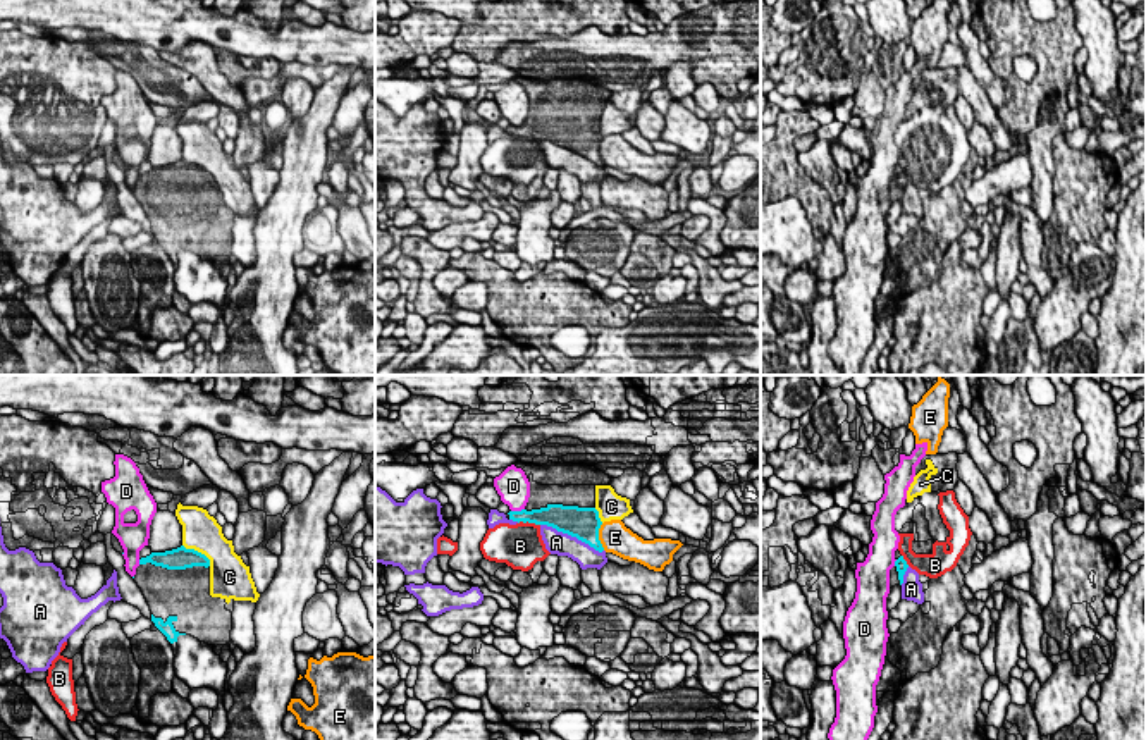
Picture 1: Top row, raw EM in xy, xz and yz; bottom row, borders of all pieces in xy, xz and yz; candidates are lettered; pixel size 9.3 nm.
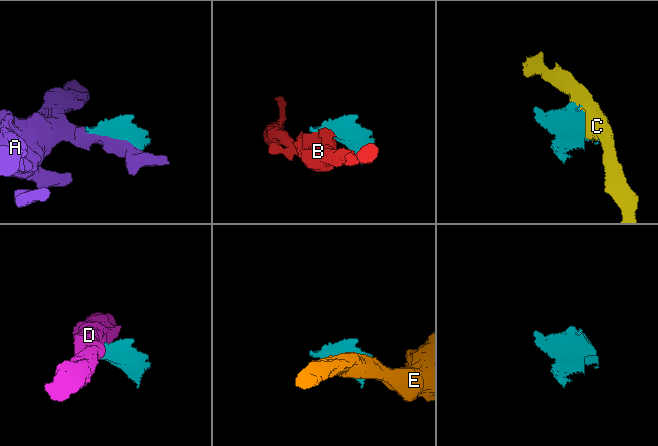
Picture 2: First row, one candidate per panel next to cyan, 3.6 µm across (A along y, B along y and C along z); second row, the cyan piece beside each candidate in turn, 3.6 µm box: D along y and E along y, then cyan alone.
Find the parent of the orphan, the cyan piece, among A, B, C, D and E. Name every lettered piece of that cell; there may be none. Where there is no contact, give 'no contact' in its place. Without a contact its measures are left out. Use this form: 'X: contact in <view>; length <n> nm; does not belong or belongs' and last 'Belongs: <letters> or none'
A: contact in xz; length 650 nm; does not belong
B: contact in xz; length 220 nm; does not belong
C: contact in xy; length 340 nm; does not belong
D: contact in xz; length 130 nm; does not belong
E: contact in xz; length 260 nm; does not belong
Belongs: none

